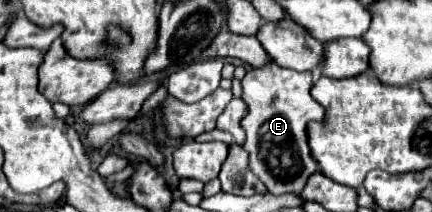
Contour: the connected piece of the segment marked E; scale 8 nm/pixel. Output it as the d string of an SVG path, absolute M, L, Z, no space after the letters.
M265 63L263 67L251 69L241 81L241 99L247 103L249 111L241 121L241 127L247 133L243 147L249 153L251 171L275 195L285 191L299 193L309 175L317 171L317 163L313 163L307 145L307 123L323 121L325 109L309 95L311 83L311 71L299 73L293 69L283 69L275 63Z

